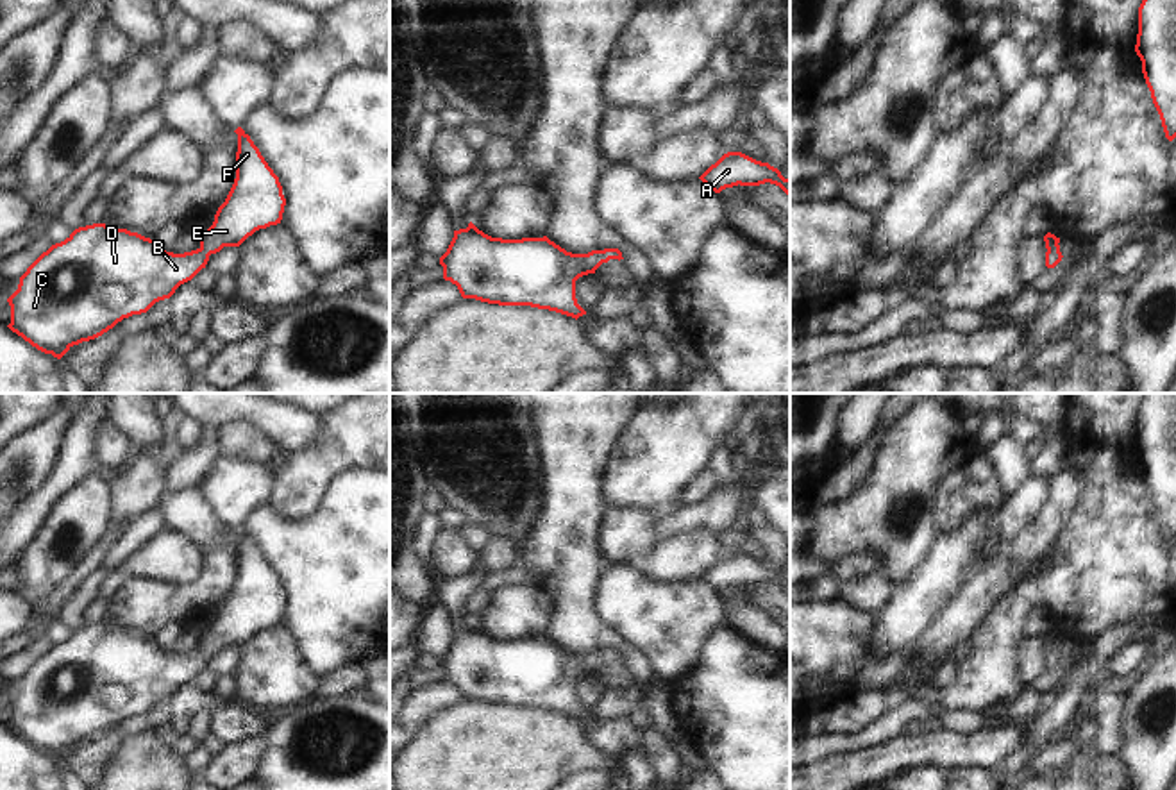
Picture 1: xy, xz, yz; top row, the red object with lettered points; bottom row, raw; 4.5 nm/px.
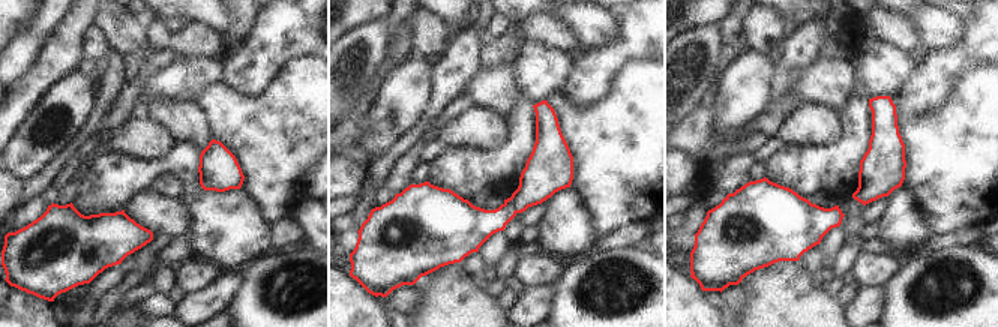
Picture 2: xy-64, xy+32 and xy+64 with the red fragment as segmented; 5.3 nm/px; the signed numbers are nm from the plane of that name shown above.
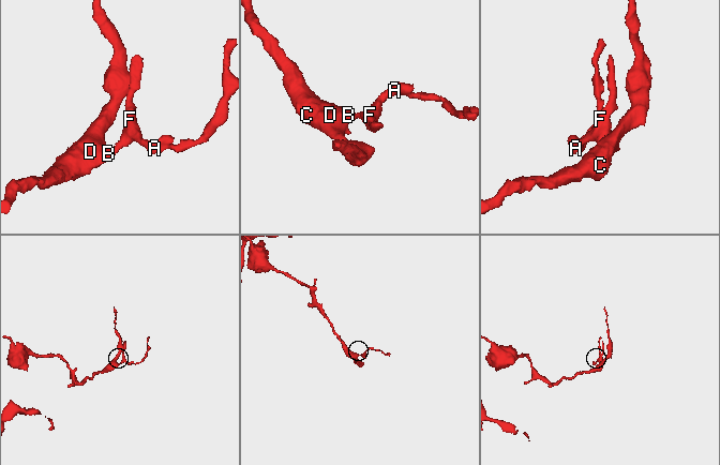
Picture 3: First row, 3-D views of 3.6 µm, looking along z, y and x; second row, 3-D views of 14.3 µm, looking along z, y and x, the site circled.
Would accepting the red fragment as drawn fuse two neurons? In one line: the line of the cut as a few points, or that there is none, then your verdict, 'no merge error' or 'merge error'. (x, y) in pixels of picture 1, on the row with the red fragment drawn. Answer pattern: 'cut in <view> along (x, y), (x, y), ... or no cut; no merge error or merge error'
no cut; no merge error

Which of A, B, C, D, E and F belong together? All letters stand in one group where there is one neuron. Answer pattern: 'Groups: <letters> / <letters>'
Groups: A B C D E F

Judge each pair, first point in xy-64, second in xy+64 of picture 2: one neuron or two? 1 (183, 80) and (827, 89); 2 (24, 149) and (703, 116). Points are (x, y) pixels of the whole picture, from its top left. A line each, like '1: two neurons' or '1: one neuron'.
1: two neurons
2: two neurons

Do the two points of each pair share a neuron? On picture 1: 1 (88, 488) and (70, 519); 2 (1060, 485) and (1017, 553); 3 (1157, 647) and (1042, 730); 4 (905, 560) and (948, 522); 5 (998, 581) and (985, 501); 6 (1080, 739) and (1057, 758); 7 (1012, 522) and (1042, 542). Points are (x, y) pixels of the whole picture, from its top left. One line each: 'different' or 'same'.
1: same
2: same
3: different
4: different
5: different
6: same
7: different

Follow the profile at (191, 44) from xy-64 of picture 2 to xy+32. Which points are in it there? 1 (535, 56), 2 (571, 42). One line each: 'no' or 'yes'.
1: no
2: yes

